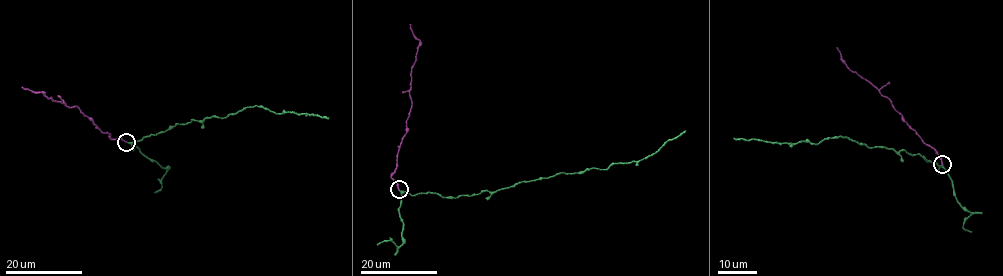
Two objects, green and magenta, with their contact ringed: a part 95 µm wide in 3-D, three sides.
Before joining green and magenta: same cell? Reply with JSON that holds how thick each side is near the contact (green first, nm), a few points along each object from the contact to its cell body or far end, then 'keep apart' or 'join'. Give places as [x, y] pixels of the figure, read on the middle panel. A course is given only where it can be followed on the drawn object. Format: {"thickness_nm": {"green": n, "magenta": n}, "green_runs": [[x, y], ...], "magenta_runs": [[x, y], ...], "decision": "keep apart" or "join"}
{"thickness_nm": {"green": 200, "magenta": 170}, "green_runs": [[399, 190], [470, 196], [562, 172], [605, 169], [638, 162], [685, 131]], "magenta_runs": [[399, 189], [391, 176], [408, 128], [406, 121], [411, 106], [411, 74], [420, 42], [409, 24]], "decision": "join"}

